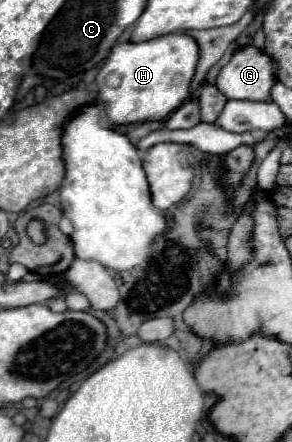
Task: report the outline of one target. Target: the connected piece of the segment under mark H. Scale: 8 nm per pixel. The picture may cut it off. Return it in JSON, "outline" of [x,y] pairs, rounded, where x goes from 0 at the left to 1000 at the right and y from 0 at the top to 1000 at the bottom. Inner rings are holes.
{"outline":[[[572,77],[503,90],[490,100],[394,100],[353,140],[353,158],[332,167],[339,231],[353,235],[380,281],[462,281],[517,271],[572,271],[634,222],[647,222],[647,190],[682,136],[675,95],[640,77]],[[373,172],[401,172],[401,195],[366,186]]]}

